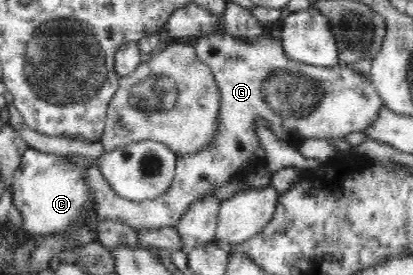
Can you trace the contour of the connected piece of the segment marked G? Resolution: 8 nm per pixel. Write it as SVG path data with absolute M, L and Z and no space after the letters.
M226 33L197 37L194 49L197 56L209 66L217 82L221 96L219 110L219 129L213 141L200 152L187 156L178 156L175 175L167 191L151 201L129 201L123 199L109 185L99 168L91 166L85 169L85 180L93 188L96 199L96 216L98 221L115 219L130 225L136 232L143 229L163 229L163 227L177 227L179 219L185 215L187 208L195 201L210 197L211 193L225 183L233 182L241 173L246 173L249 165L252 169L259 169L265 159L264 149L255 131L256 120L267 121L271 131L279 141L285 141L295 146L303 139L333 139L343 138L354 132L363 132L377 121L384 101L377 95L372 81L368 76L355 72L352 67L341 64L336 67L319 67L294 61L287 57L281 45L281 40L273 39L269 34L252 40L236 38Z

